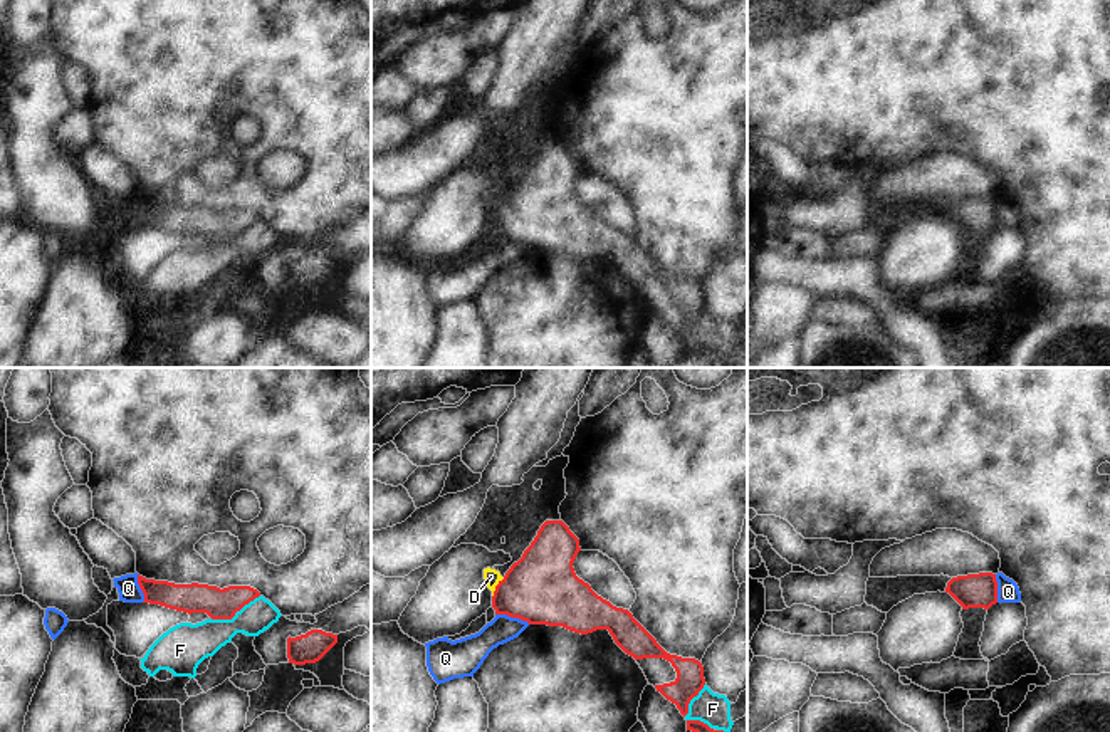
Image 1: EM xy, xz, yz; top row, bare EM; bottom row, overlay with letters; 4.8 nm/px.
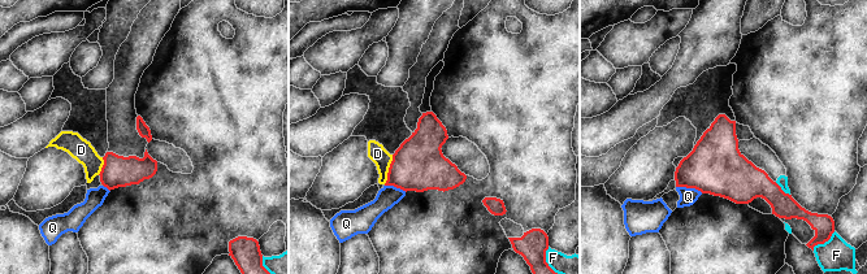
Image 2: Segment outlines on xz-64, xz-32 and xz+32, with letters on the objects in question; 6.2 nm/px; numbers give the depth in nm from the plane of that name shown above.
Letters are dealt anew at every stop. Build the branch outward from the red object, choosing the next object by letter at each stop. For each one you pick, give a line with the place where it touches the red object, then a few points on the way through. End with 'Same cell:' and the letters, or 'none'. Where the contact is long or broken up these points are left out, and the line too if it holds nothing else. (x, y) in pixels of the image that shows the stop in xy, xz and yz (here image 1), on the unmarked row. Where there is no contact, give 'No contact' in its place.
D: Touches red at xz (496, 212). Path across: xz (541, 212), (496, 212), (491, 200)
Same cell: D

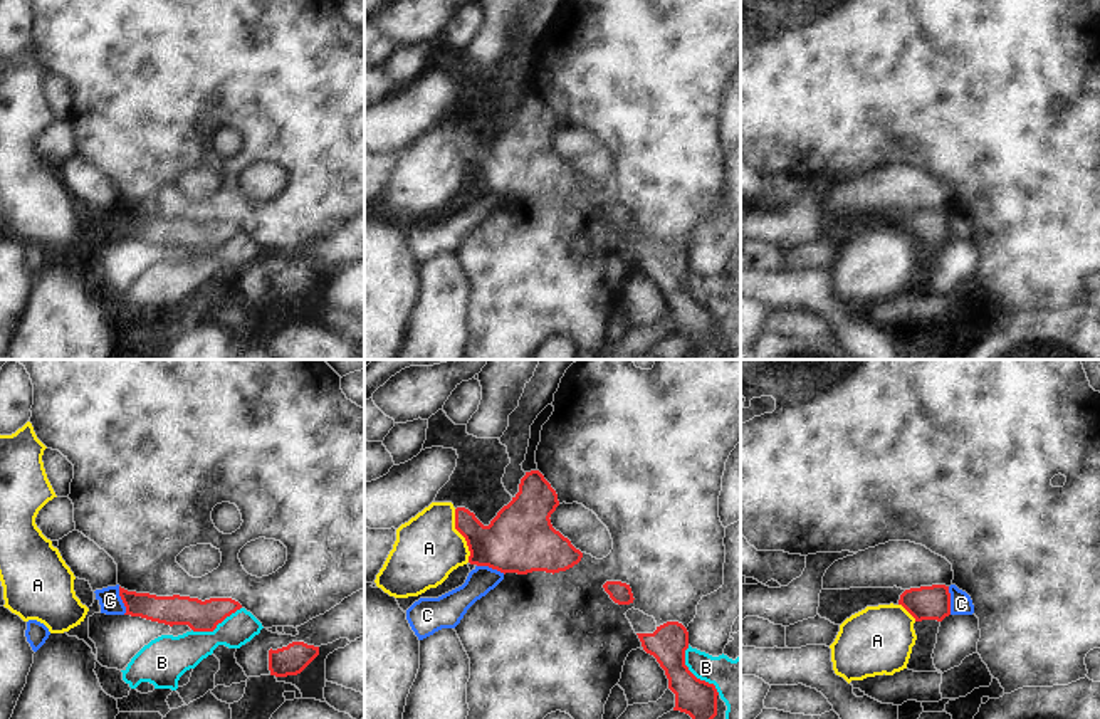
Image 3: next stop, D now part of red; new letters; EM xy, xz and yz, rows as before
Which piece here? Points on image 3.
Same cell: none

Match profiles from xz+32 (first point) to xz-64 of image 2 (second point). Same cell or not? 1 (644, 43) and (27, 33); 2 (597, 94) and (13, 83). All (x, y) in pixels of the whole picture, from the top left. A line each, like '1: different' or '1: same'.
1: different
2: different

